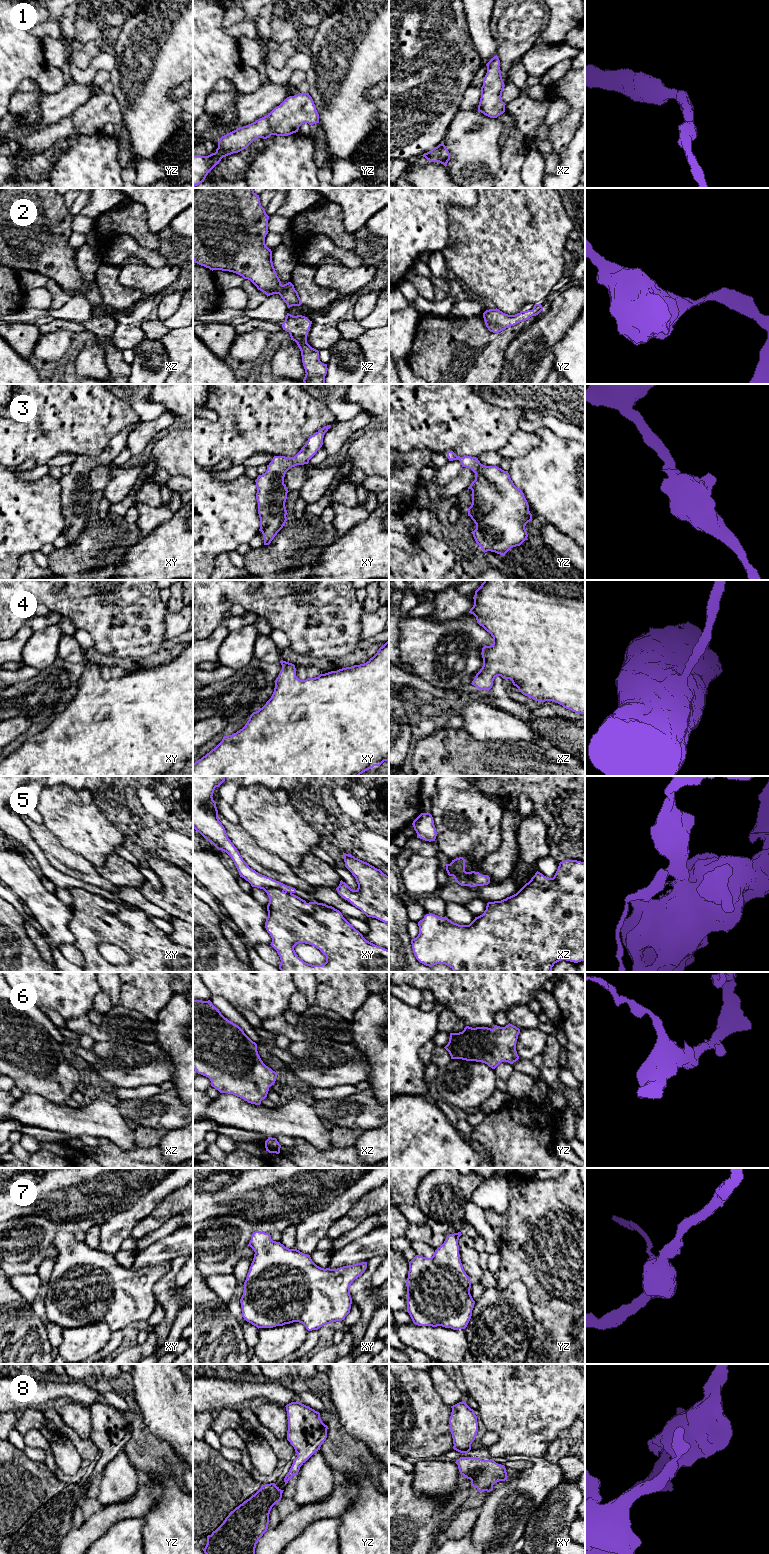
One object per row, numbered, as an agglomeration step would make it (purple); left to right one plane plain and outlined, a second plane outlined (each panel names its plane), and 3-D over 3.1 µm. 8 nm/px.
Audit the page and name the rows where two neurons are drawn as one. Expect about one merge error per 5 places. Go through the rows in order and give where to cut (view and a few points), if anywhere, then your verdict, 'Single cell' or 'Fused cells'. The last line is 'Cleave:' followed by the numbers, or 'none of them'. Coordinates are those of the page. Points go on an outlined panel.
1: No split. Single cell
2: No split. Single cell
3: No split. Single cell
4: No split. Single cell
5: Split along xz (451, 862), (464, 876), (470, 877), (472, 875). Fused cells
6: No split. Single cell
7: No split. Single cell
8: No split. Single cell
Cleave: 5

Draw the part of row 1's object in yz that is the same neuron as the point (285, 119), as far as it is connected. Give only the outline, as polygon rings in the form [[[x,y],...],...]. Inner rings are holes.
[[[299,92],[287,97],[267,116],[222,136],[215,153],[208,156],[193,155],[193,187],[204,182],[208,173],[223,157],[246,149],[258,138],[267,139],[271,135],[288,136],[296,133],[304,123],[319,123],[319,114],[309,93]]]

